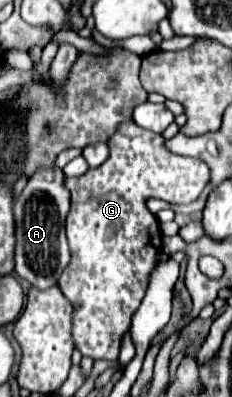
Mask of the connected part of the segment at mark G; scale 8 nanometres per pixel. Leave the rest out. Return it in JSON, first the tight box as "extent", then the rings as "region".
{"extent":[58,120,210,360],"region":[[[134,120],[122,122],[108,140],[108,160],[78,178],[66,178],[66,188],[72,194],[72,206],[66,218],[66,236],[72,258],[62,272],[58,286],[74,308],[74,344],[82,356],[90,356],[92,360],[118,360],[122,338],[130,330],[132,314],[138,310],[146,294],[148,280],[158,266],[158,254],[162,252],[162,232],[158,220],[154,220],[154,214],[146,208],[146,200],[154,197],[173,204],[194,202],[210,182],[210,168],[206,162],[190,156],[178,156],[170,152],[164,142],[166,140],[160,134],[136,126]]]}

